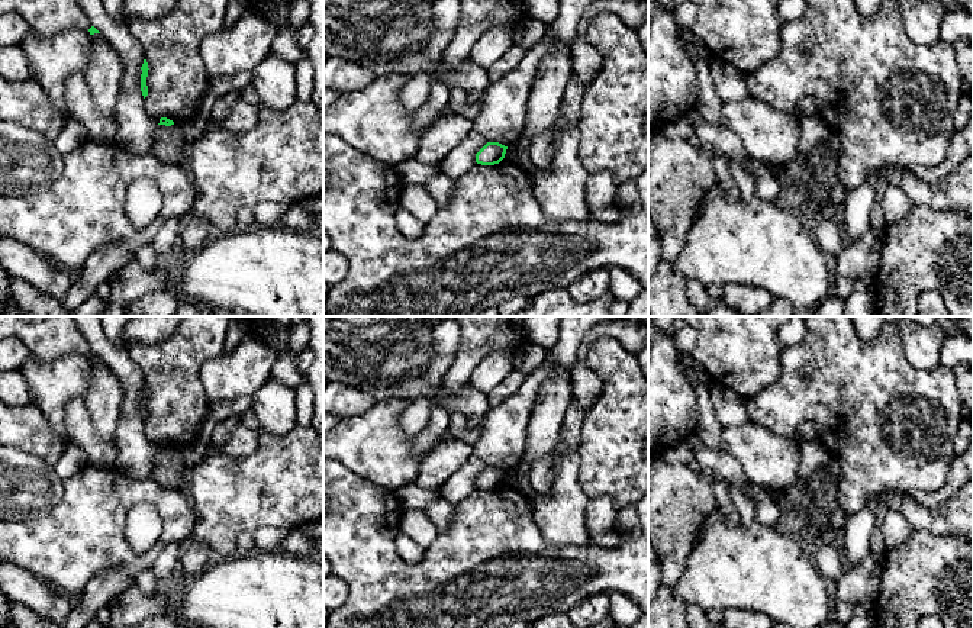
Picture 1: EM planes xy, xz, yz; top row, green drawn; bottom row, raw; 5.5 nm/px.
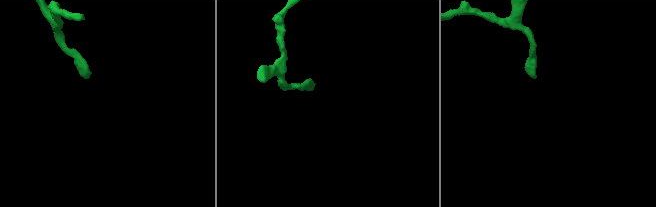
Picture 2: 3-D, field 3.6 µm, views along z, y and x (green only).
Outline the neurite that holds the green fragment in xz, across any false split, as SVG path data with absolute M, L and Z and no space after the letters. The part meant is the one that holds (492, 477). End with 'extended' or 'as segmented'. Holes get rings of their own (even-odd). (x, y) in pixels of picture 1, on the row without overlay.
M487 467L477 479L476 487L481 490L499 489L506 479L508 471L499 467Z | as segmented

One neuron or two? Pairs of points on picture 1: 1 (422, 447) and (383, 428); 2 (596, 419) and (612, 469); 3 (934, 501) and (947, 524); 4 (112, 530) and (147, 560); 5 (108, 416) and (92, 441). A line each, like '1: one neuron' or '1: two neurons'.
1: two neurons
2: one neuron
3: two neurons
4: one neuron
5: two neurons

